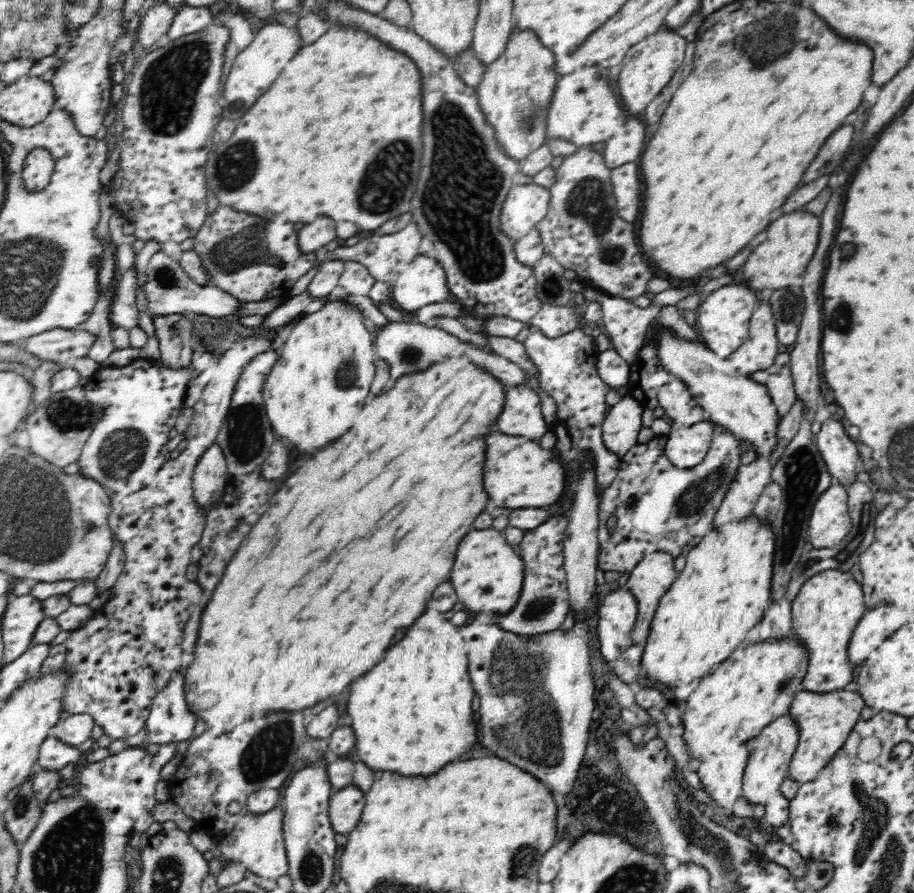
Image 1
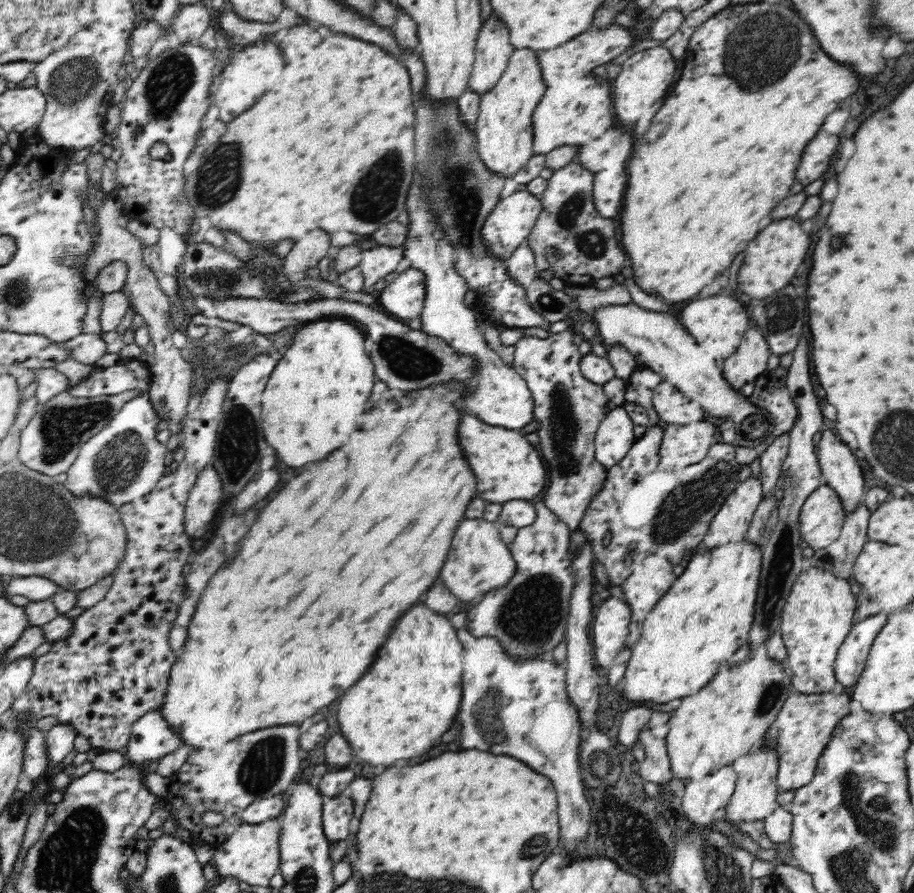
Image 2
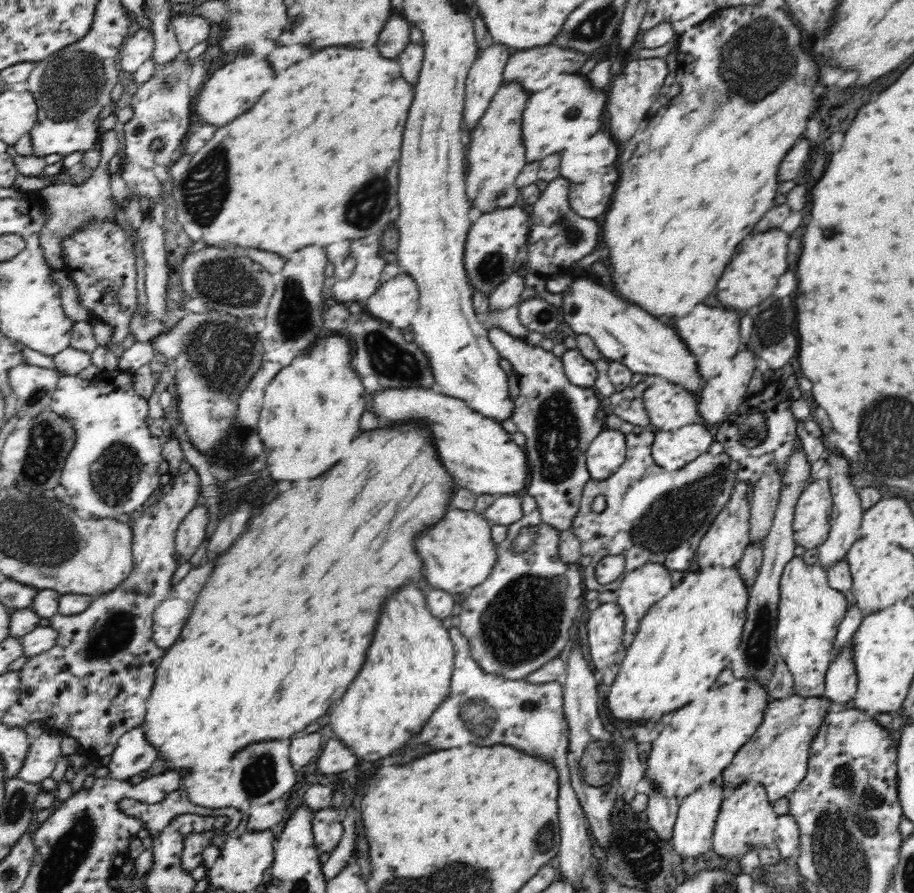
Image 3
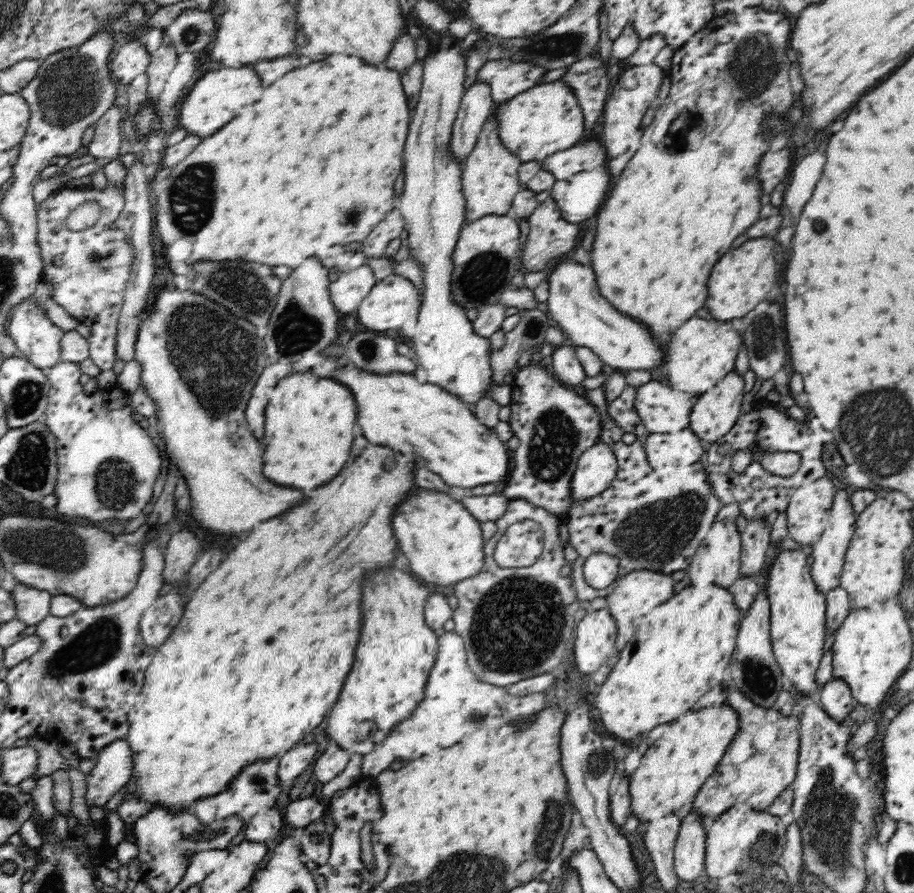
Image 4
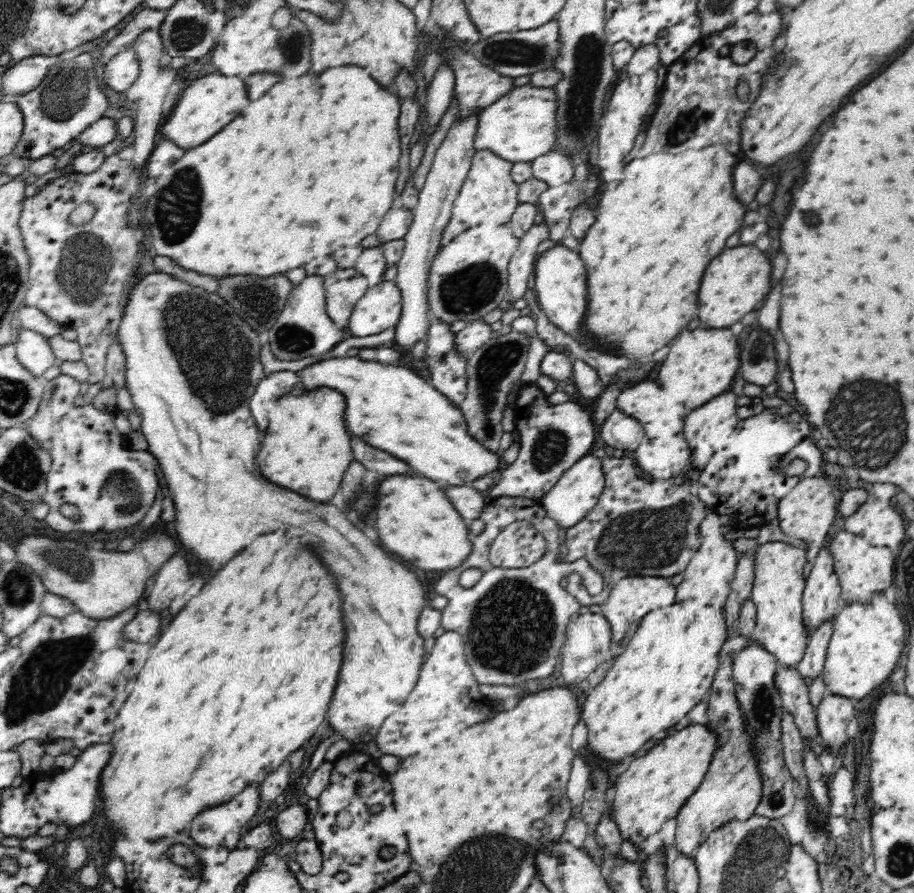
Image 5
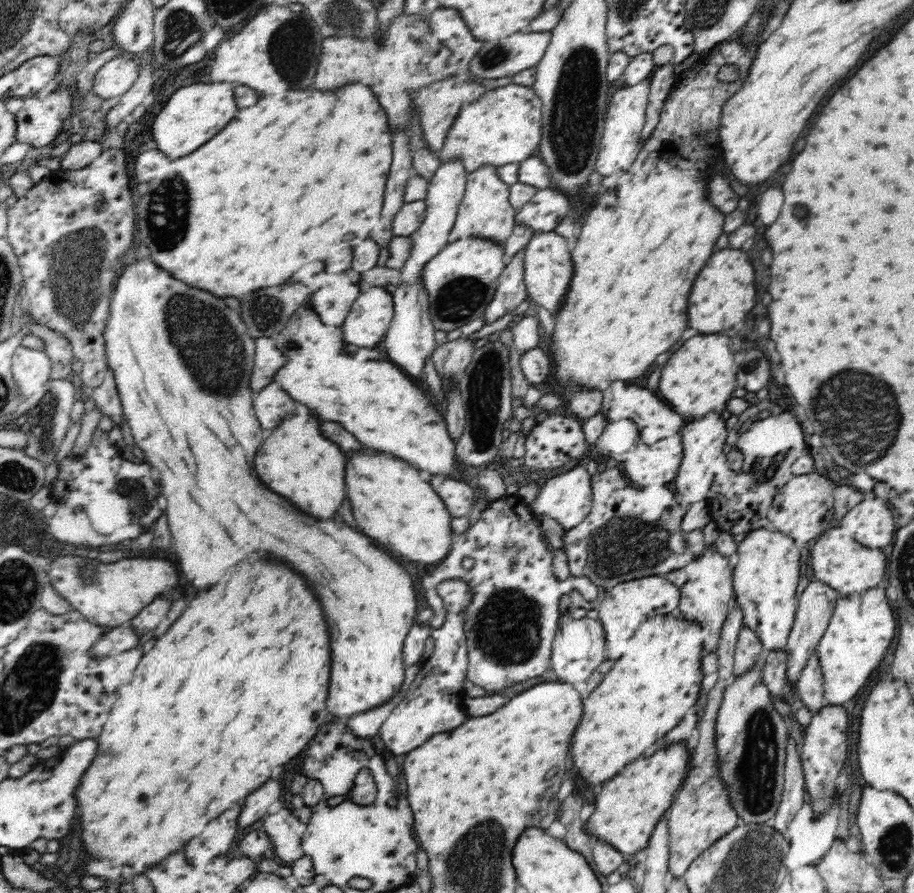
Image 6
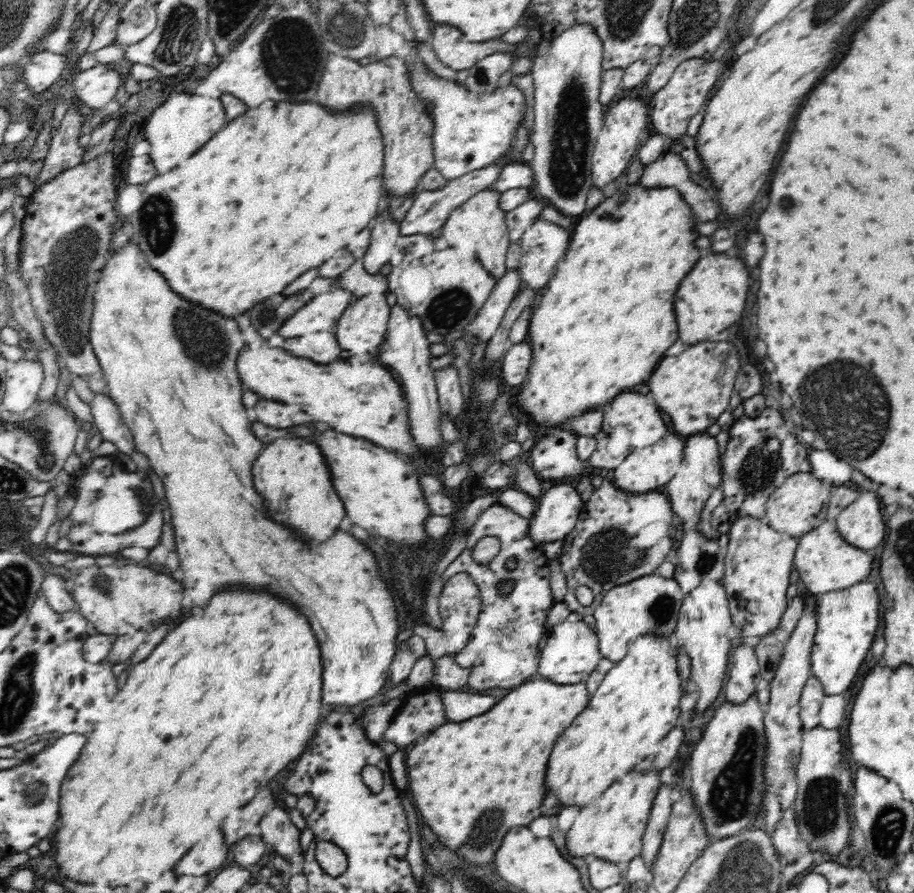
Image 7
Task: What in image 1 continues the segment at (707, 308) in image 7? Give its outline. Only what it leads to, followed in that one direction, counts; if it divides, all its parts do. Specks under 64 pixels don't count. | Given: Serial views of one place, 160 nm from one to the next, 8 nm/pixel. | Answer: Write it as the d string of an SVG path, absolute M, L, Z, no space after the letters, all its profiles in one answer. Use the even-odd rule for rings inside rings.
M806 210L794 211L774 220L770 228L766 228L768 230L766 240L754 248L754 252L740 267L743 280L741 284L750 287L761 296L784 287L800 285L798 282L810 258L814 256L814 250L818 244L818 228L820 228L818 218Z

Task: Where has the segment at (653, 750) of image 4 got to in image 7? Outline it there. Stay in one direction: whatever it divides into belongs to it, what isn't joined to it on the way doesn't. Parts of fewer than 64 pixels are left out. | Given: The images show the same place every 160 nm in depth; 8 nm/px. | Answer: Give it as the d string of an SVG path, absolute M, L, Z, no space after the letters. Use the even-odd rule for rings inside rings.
M630 772L622 776L616 784L603 792L594 804L582 807L580 816L574 820L566 835L566 851L578 859L600 859L614 863L630 862L640 855L643 847L643 836L650 816L650 808L660 786L660 773L638 774Z

